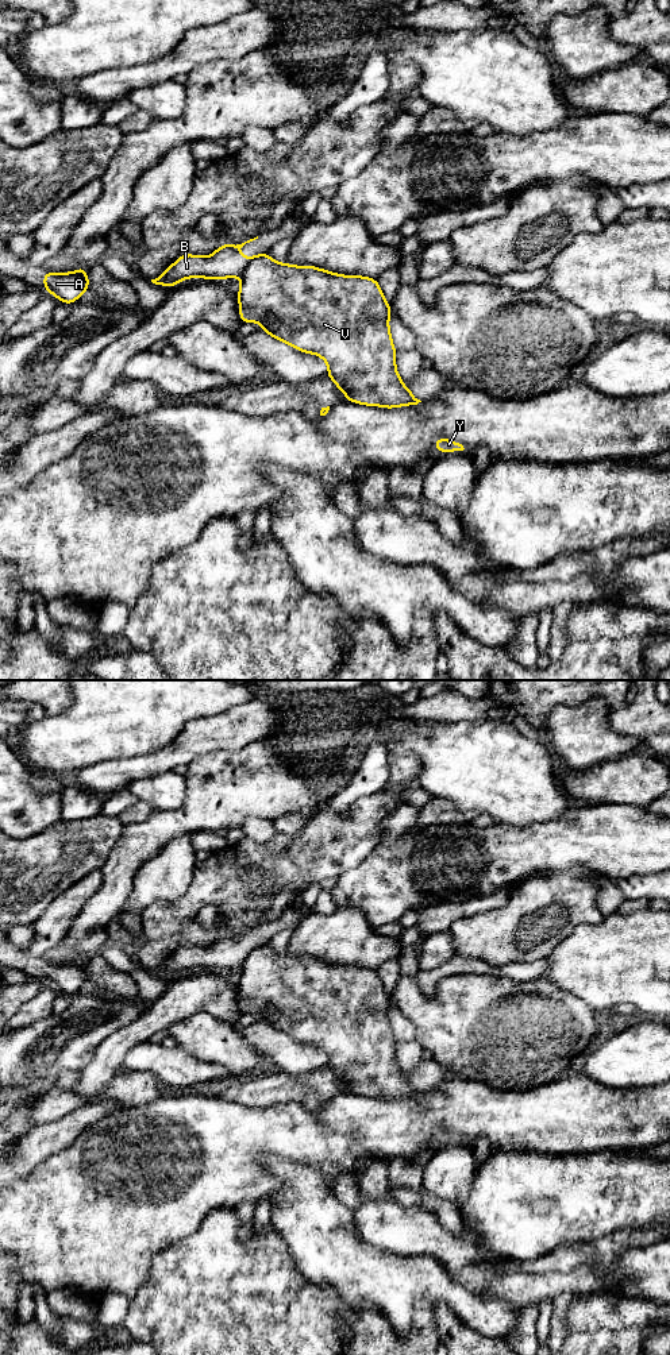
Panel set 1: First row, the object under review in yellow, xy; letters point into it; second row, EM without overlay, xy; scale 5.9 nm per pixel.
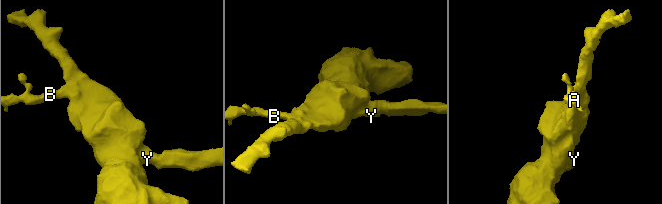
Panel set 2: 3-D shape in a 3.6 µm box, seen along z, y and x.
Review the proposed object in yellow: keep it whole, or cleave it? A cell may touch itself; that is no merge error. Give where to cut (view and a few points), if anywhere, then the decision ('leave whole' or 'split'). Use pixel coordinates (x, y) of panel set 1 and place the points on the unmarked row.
cut in xy along (254, 948), (241, 965); split

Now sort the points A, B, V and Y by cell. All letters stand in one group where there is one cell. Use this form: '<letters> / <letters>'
A B / V Y

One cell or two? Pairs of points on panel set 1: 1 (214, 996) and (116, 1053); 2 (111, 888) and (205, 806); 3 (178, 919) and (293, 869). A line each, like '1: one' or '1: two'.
1: one
2: one
3: one

